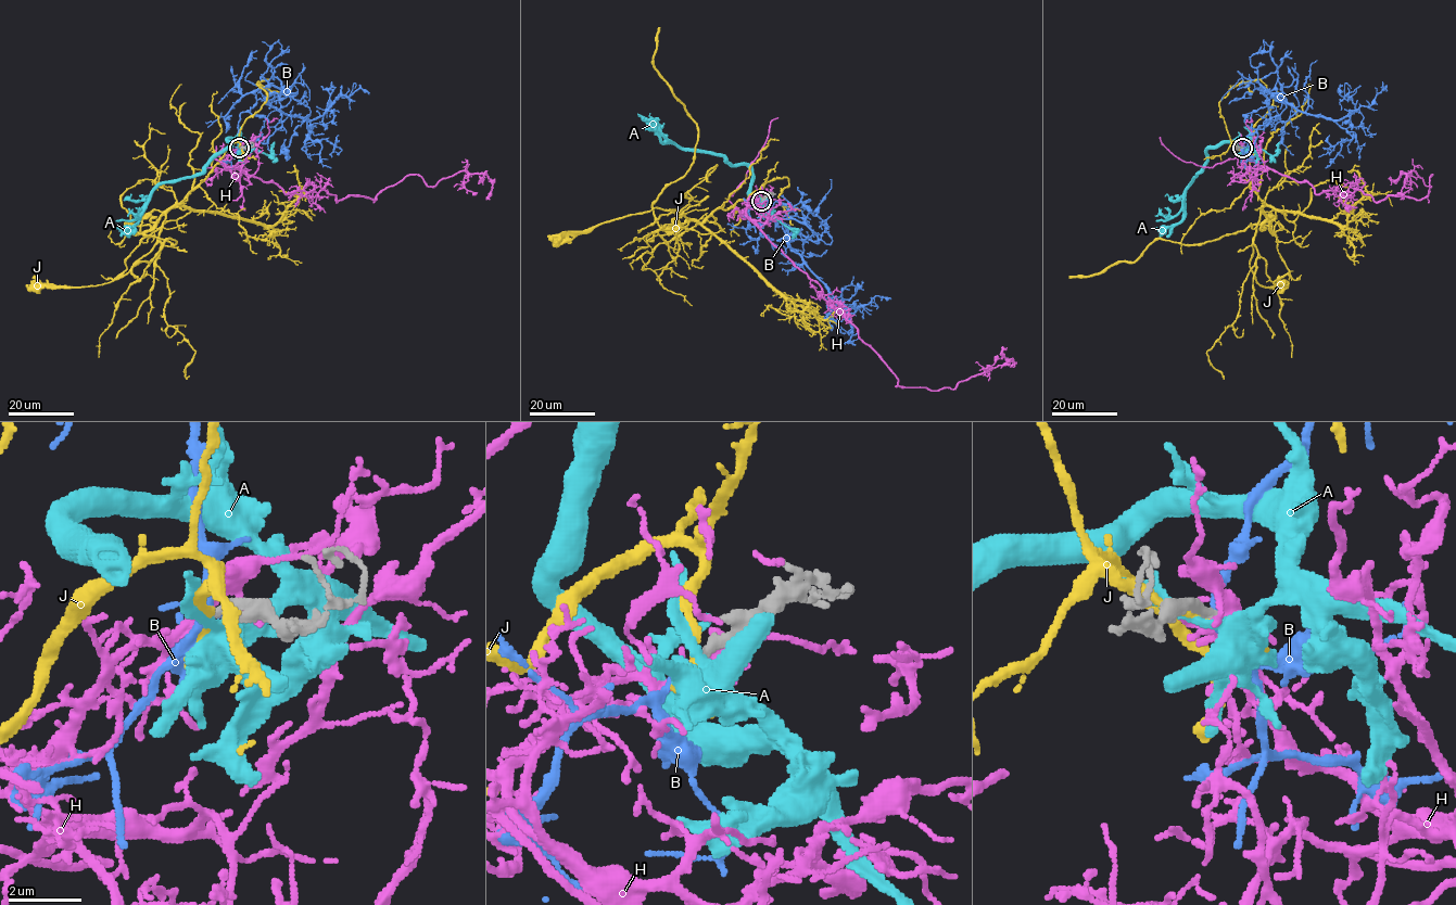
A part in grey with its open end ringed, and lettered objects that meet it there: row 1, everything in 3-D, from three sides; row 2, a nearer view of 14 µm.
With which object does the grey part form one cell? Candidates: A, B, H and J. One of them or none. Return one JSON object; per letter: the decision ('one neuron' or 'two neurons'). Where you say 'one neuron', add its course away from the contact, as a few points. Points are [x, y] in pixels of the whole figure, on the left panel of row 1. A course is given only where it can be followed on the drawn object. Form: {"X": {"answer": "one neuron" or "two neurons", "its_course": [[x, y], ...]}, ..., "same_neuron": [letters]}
{"A": {"answer": "two neurons"}, "B": {"answer": "two neurons"}, "H": {"answer": "one neuron", "its_course": [[240, 148], [223, 163], [285, 193], [374, 200], [409, 175], [434, 186], [465, 170], [491, 180], [486, 200]]}, "J": {"answer": "two neurons"}, "same_neuron": ["H"]}

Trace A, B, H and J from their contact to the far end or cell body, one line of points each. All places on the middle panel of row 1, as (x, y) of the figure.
A: (761, 199), (768, 205), (761, 205), (748, 193), (751, 173), (746, 165), (665, 143), (656, 128), (637, 114)
B: (761, 200), (759, 209), (779, 226), (781, 222), (786, 243), (848, 311), (877, 295), (890, 297)
H: (761, 200), (745, 213), (820, 287), (822, 296), (857, 329), (899, 385), (953, 389), (1014, 362), (1008, 361)
J: (761, 200), (761, 192), (755, 190), (700, 222), (654, 207), (564, 232), (557, 240)

